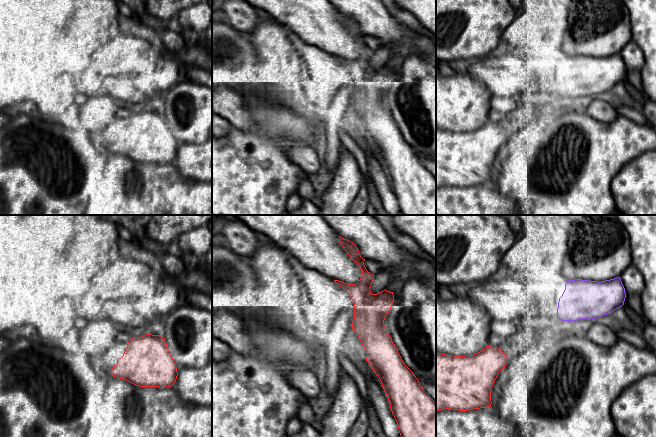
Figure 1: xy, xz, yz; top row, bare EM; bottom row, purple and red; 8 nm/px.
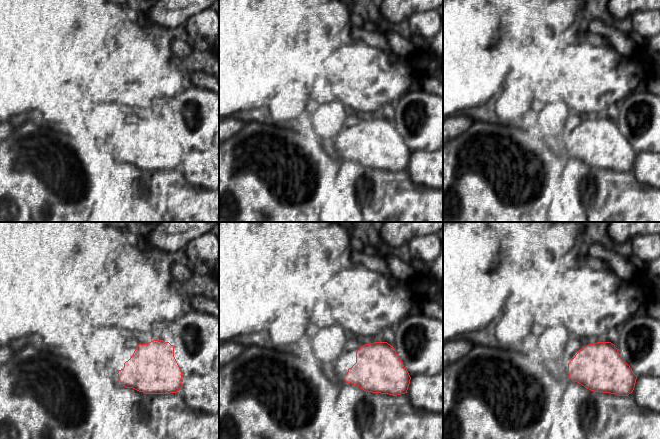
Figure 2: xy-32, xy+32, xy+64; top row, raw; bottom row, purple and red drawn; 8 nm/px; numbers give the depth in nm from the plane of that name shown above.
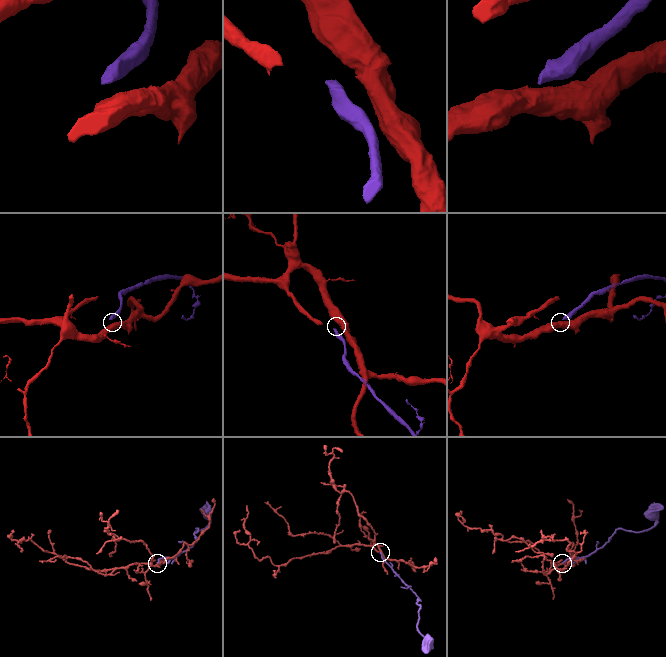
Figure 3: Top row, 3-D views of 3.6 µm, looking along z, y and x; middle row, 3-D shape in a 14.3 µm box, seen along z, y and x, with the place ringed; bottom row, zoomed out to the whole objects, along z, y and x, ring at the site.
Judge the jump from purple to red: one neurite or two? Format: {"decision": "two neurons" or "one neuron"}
{"decision": "two neurons"}

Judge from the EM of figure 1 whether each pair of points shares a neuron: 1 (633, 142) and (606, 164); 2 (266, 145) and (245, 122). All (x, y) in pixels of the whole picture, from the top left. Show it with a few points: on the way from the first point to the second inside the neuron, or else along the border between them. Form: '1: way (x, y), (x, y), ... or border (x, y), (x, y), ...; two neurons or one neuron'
1: way (626, 144), (613, 157); one neuron
2: border (231, 124), (245, 131), (260, 132); two neurons

